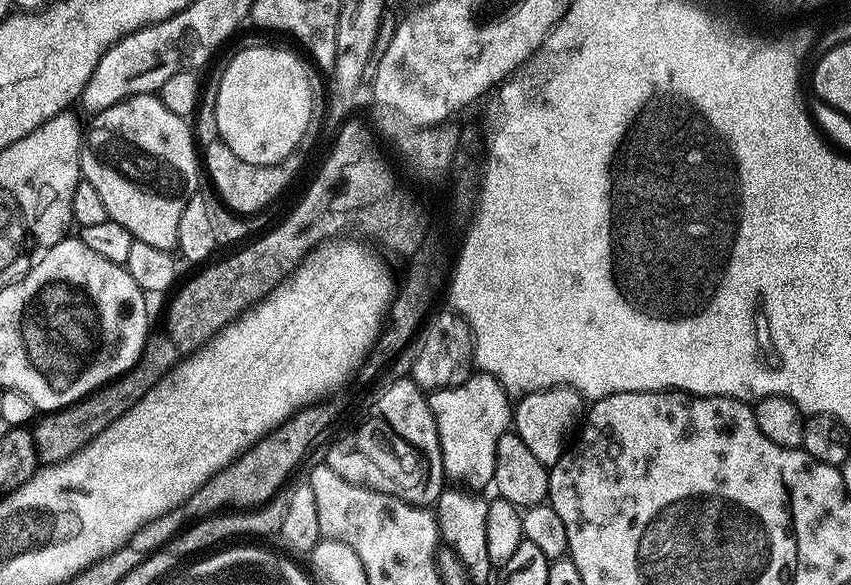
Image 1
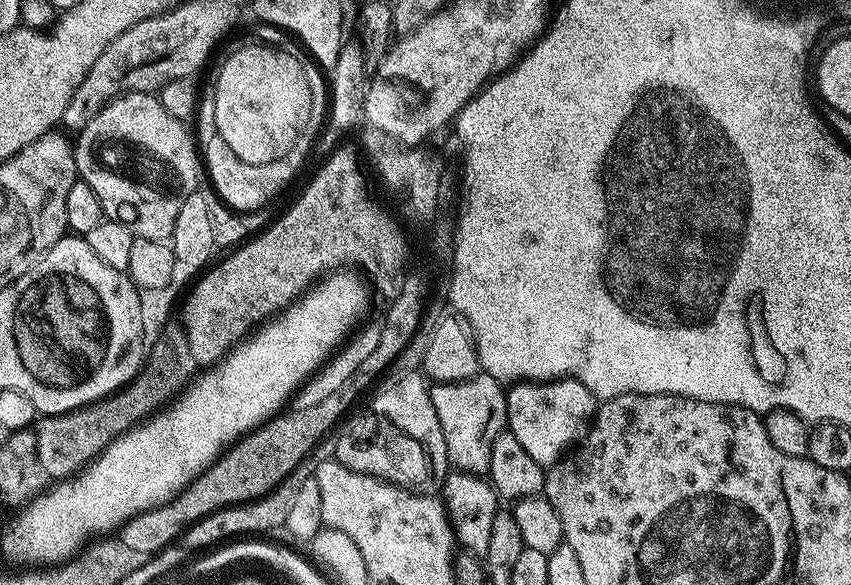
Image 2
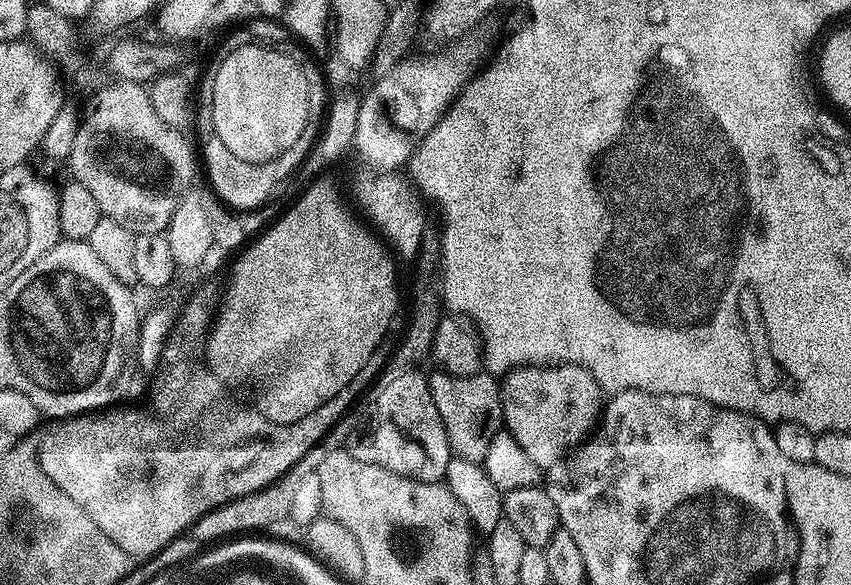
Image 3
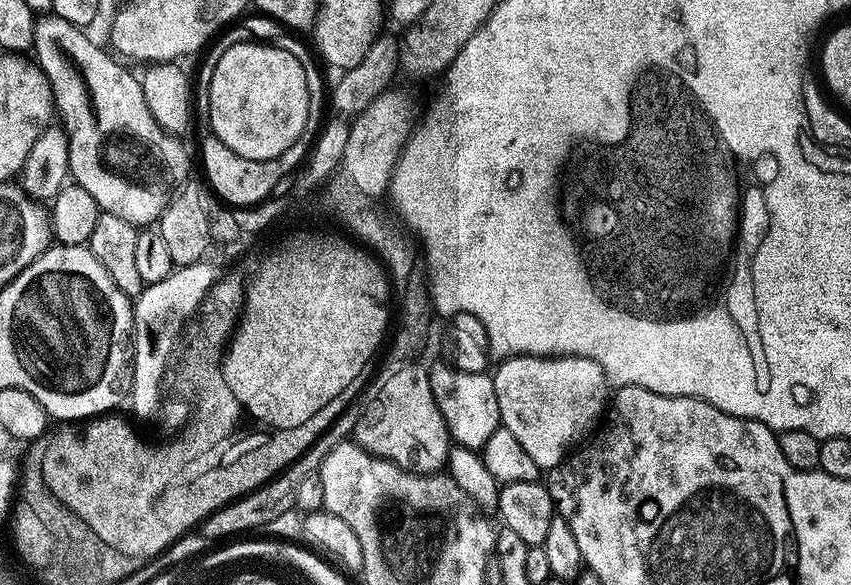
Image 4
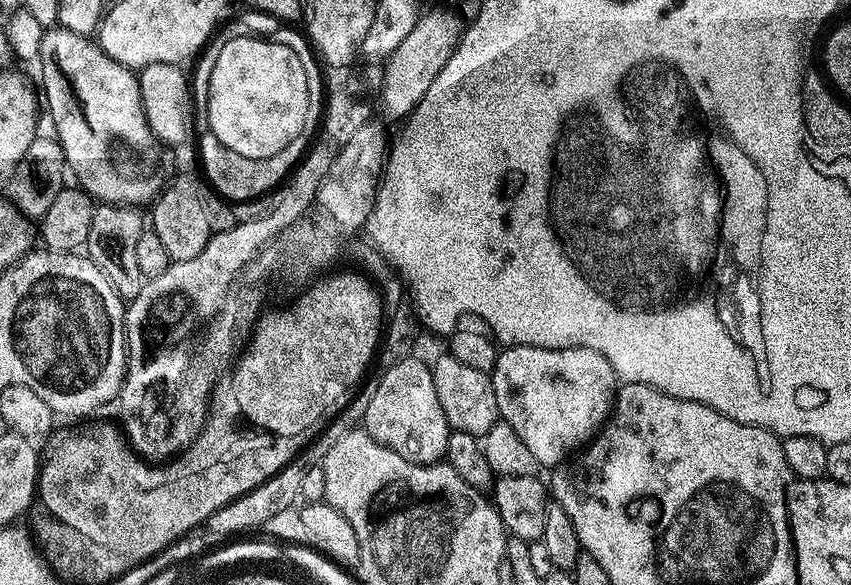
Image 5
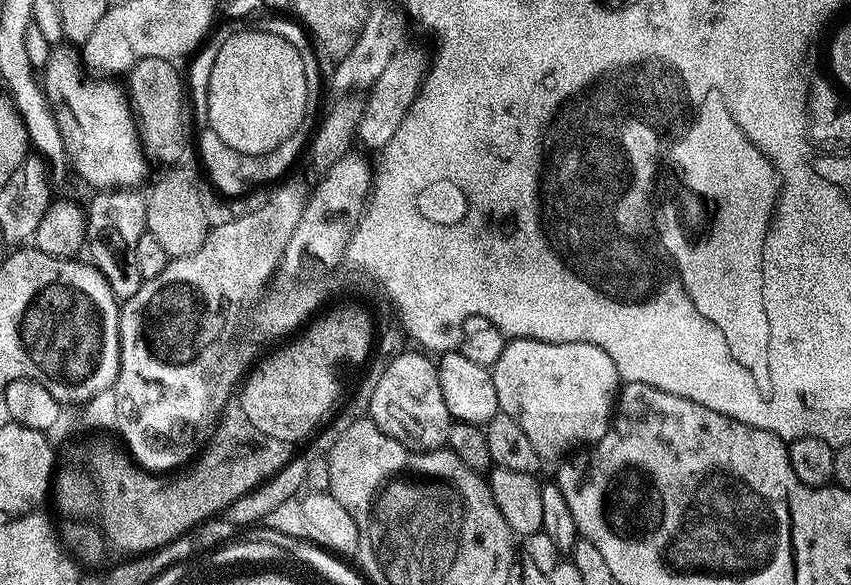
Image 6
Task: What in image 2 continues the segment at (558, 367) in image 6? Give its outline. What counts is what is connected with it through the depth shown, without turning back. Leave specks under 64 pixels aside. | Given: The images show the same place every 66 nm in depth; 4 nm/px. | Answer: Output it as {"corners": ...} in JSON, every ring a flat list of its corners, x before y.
{"corners":[[567,378,543,382,516,382,507,389,507,431,522,442,534,462,551,466,565,455,588,431,598,407,597,397,582,382]]}

